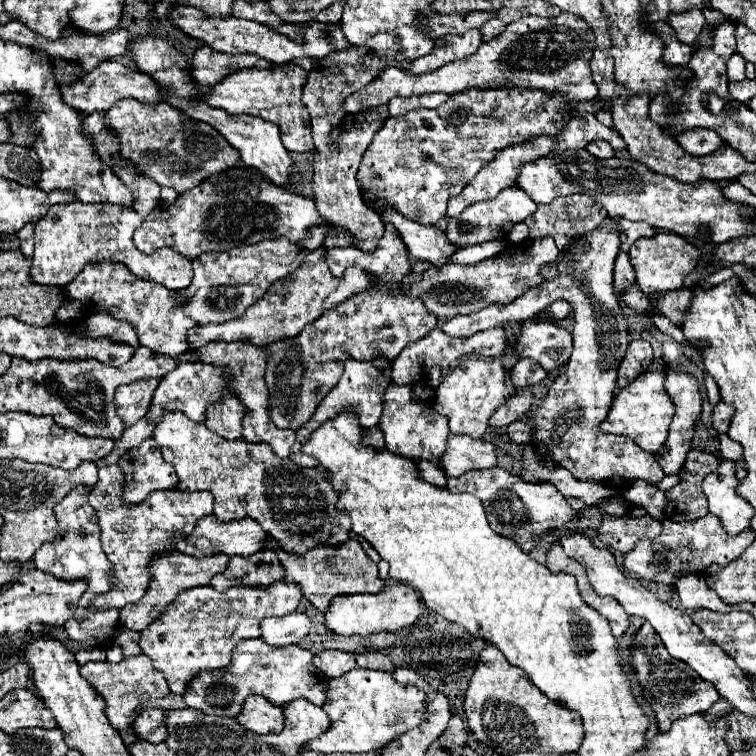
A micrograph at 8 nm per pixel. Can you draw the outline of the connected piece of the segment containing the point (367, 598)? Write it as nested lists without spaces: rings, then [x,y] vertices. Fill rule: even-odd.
[[[393,581],[391,585],[385,585],[379,593],[355,593],[355,595],[339,595],[333,597],[325,617],[325,627],[329,627],[337,635],[371,635],[379,631],[399,631],[405,625],[415,623],[423,615],[425,607],[419,601],[419,595],[403,583]]]

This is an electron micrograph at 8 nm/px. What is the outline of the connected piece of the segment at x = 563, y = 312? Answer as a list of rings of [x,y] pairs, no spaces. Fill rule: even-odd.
[[[555,301],[547,311],[545,311],[551,319],[565,319],[571,313],[571,305],[567,301]]]

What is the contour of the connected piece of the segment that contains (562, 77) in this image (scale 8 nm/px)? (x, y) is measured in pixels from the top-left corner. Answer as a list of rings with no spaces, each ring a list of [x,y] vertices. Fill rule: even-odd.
[[[561,13],[553,19],[543,19],[537,15],[523,17],[505,27],[505,31],[491,41],[483,43],[473,57],[465,61],[453,61],[443,65],[433,73],[421,77],[407,75],[397,67],[387,67],[381,71],[367,87],[359,89],[345,99],[343,109],[347,113],[359,113],[363,109],[375,109],[387,105],[393,97],[419,97],[425,93],[461,93],[465,89],[501,89],[501,87],[521,87],[537,89],[547,95],[561,95],[567,103],[589,101],[597,97],[597,85],[593,83],[589,61],[595,49],[593,33],[571,13]]]

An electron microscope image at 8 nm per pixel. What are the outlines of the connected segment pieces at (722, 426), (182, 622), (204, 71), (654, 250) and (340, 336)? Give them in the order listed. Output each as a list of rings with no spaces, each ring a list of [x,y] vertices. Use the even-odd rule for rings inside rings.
[[[721,401],[719,405],[713,407],[713,429],[719,433],[725,433],[725,429],[729,429],[731,417],[733,417],[733,407],[729,407]]]
[[[275,581],[269,587],[229,587],[227,593],[219,593],[209,585],[193,587],[181,593],[165,613],[143,631],[139,645],[153,661],[153,667],[165,673],[169,689],[179,695],[199,671],[229,665],[229,653],[237,641],[259,637],[257,623],[261,617],[289,615],[297,609],[301,597],[301,587],[285,581]]]
[[[209,45],[195,49],[195,55],[191,57],[191,75],[203,87],[215,85],[217,81],[221,81],[221,77],[237,69],[251,69],[251,67],[267,69],[271,65],[265,59],[253,55],[225,55],[213,51]]]
[[[655,233],[653,237],[641,237],[629,249],[629,261],[635,269],[635,283],[649,299],[661,297],[669,291],[679,291],[685,275],[691,273],[693,267],[697,265],[699,255],[701,253],[695,245],[691,245],[689,241],[675,233]]]
[[[385,225],[385,233],[379,239],[379,247],[373,253],[355,249],[355,247],[335,247],[335,249],[327,249],[327,263],[329,269],[335,277],[341,277],[343,271],[351,265],[365,269],[367,273],[373,273],[377,279],[377,285],[369,289],[369,293],[361,293],[357,297],[351,297],[349,301],[343,301],[341,305],[337,305],[335,309],[329,309],[329,313],[323,313],[317,321],[309,323],[297,337],[287,337],[277,341],[275,345],[269,345],[269,361],[267,361],[267,371],[265,371],[265,381],[269,387],[269,409],[271,409],[271,419],[277,427],[281,429],[293,429],[297,431],[301,425],[305,425],[305,421],[309,421],[317,409],[317,405],[321,403],[321,399],[337,385],[337,381],[343,375],[343,363],[347,357],[359,359],[359,361],[367,361],[369,357],[373,357],[371,347],[375,349],[375,353],[385,353],[385,357],[393,359],[397,357],[397,353],[401,353],[401,349],[413,341],[419,341],[421,337],[425,337],[425,333],[429,333],[435,325],[437,325],[437,317],[433,317],[433,313],[429,313],[421,301],[413,301],[407,295],[399,291],[401,285],[401,277],[405,273],[411,271],[409,265],[409,253],[405,249],[405,243],[401,241],[401,237],[397,235],[397,231],[391,225]],[[317,389],[321,389],[321,397],[317,397]]]

